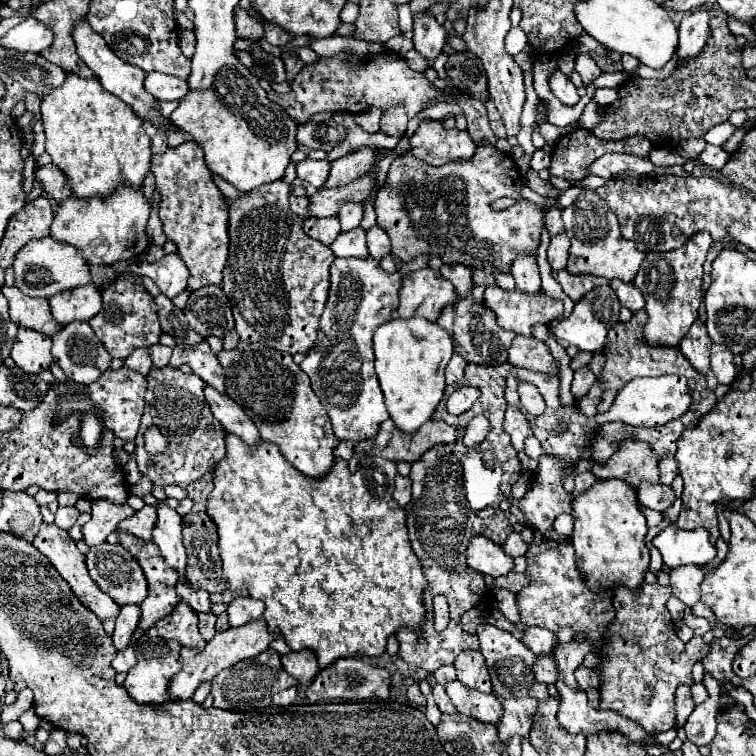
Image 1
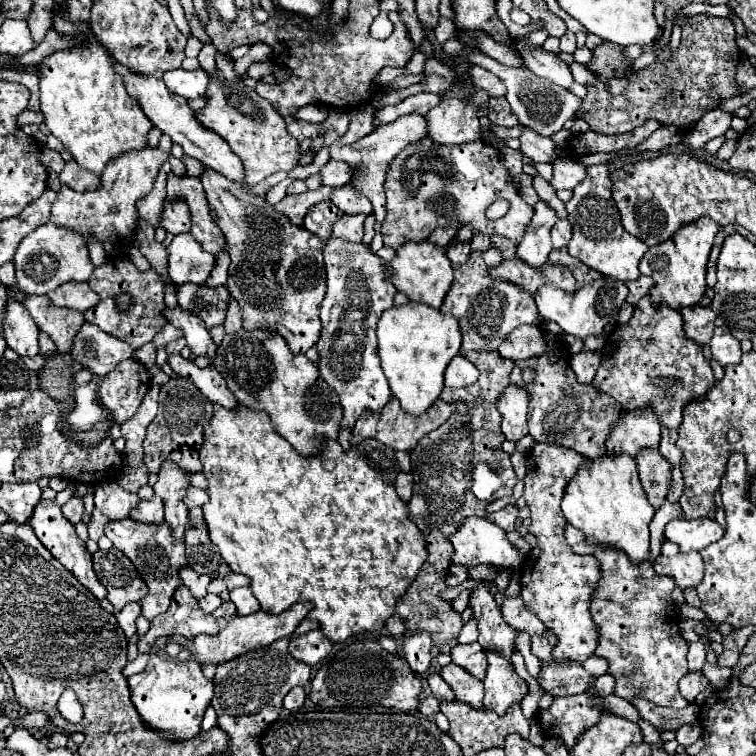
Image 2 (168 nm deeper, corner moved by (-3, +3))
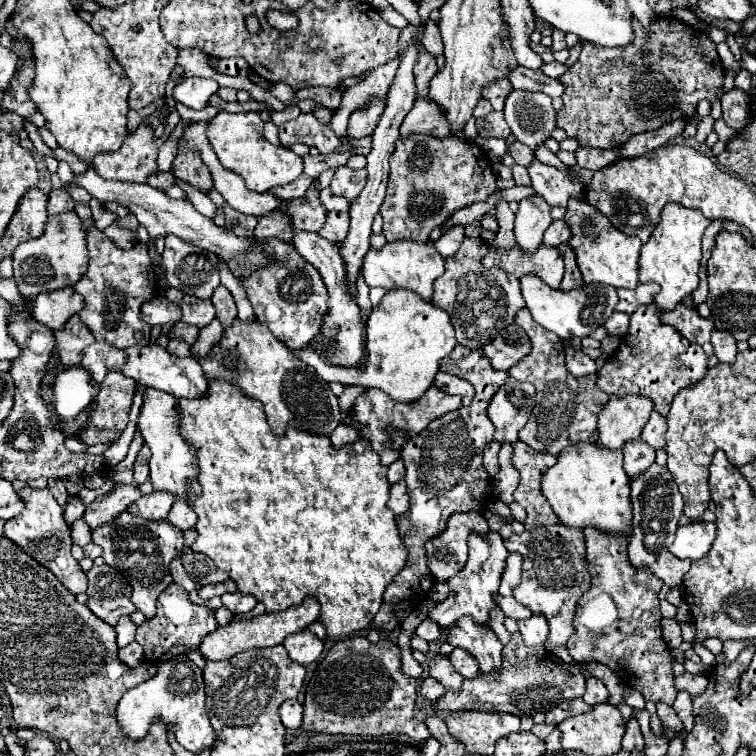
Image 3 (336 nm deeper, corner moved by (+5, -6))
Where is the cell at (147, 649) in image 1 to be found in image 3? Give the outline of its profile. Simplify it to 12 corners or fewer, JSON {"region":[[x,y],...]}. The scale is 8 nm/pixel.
{"region":[[177,654],[127,690],[121,730],[143,740],[163,722],[201,752],[215,732],[201,670]]}

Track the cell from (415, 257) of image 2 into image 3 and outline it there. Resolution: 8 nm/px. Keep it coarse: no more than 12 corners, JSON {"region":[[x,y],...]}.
{"region":[[387,242],[363,260],[363,278],[431,302],[445,260],[433,242]]}

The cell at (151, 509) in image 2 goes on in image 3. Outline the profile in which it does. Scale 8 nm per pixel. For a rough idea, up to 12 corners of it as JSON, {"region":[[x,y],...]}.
{"region":[[153,492],[129,504],[145,520],[165,520],[173,494]]}

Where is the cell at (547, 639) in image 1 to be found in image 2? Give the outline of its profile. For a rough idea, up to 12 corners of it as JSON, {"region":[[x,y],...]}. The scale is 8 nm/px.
{"region":[[519,593],[505,595],[501,611],[507,623],[529,635],[545,625],[527,609]]}

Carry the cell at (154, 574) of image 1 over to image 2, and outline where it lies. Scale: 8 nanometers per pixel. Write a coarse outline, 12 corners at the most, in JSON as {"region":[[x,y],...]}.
{"region":[[129,517],[109,521],[105,535],[149,587],[141,615],[167,611],[185,541],[169,523]]}

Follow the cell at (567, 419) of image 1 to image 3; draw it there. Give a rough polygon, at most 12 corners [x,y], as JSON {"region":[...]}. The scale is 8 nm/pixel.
{"region":[[515,322],[531,352],[509,370],[539,394],[519,440],[553,456],[597,442],[609,396],[565,368],[557,334]]}

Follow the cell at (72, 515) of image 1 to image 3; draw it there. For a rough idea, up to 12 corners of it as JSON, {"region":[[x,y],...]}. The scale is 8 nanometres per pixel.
{"region":[[73,498],[65,508],[65,522],[73,524],[85,512],[79,498]]}

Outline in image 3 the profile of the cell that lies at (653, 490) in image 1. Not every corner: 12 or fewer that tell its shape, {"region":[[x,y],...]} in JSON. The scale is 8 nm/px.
{"region":[[643,440],[625,444],[625,472],[641,476],[655,462]]}

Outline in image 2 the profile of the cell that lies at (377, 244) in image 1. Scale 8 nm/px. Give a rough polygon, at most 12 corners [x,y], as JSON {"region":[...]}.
{"region":[[409,113],[331,157],[361,167],[353,185],[385,217],[385,173],[393,157],[425,137],[427,119]]}

